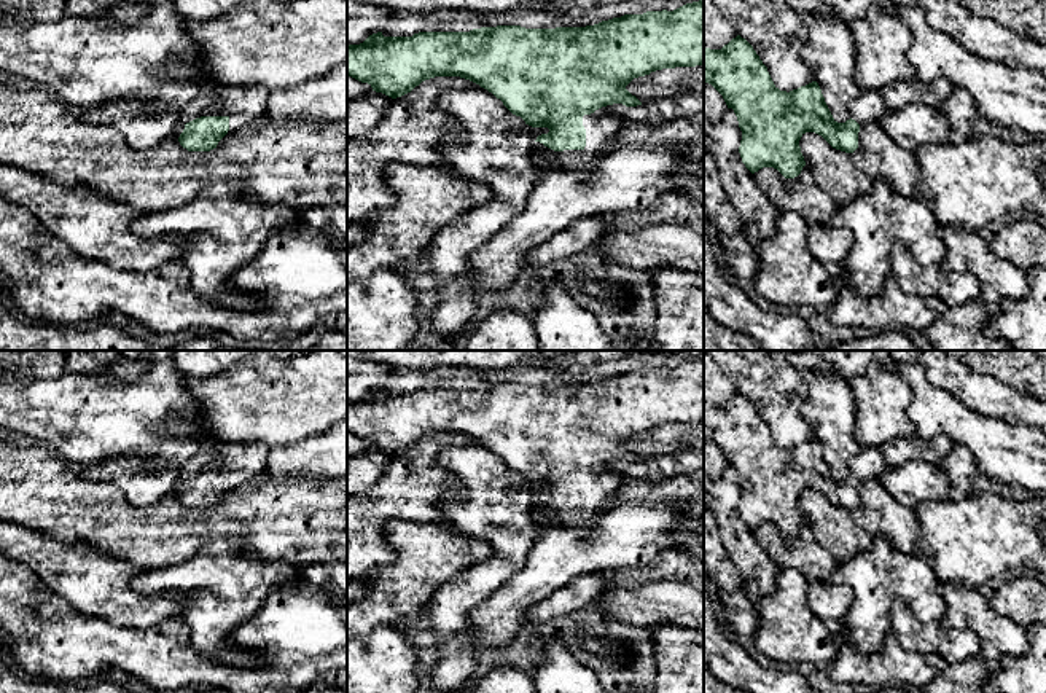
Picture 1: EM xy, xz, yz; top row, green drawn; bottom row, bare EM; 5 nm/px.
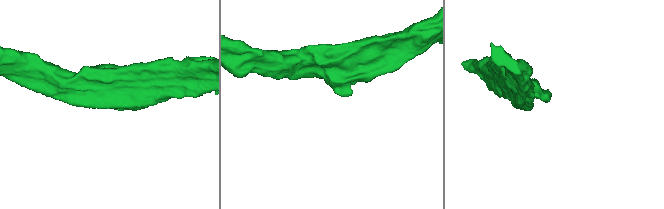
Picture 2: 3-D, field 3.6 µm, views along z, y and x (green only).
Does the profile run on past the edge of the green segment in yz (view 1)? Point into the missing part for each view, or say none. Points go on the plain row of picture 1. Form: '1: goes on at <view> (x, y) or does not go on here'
1: goes on at yz (870, 462)

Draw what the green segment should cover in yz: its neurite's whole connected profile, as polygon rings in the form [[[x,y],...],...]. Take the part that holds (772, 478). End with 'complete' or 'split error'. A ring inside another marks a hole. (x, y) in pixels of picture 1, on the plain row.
[[[740,392],[721,406],[704,403],[704,430],[705,440],[723,452],[728,465],[732,465],[737,473],[742,487],[739,510],[751,531],[763,524],[774,524],[785,535],[798,534],[806,523],[799,503],[799,497],[806,489],[822,492],[836,507],[853,510],[858,505],[860,483],[880,478],[888,470],[882,448],[863,448],[850,460],[850,475],[845,480],[837,480],[817,438],[790,449],[780,448],[753,403]]]; split error

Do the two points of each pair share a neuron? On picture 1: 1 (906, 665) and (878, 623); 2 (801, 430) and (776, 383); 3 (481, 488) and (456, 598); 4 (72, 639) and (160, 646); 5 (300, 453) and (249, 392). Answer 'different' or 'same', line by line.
1: different
2: same
3: same
4: same
5: different

